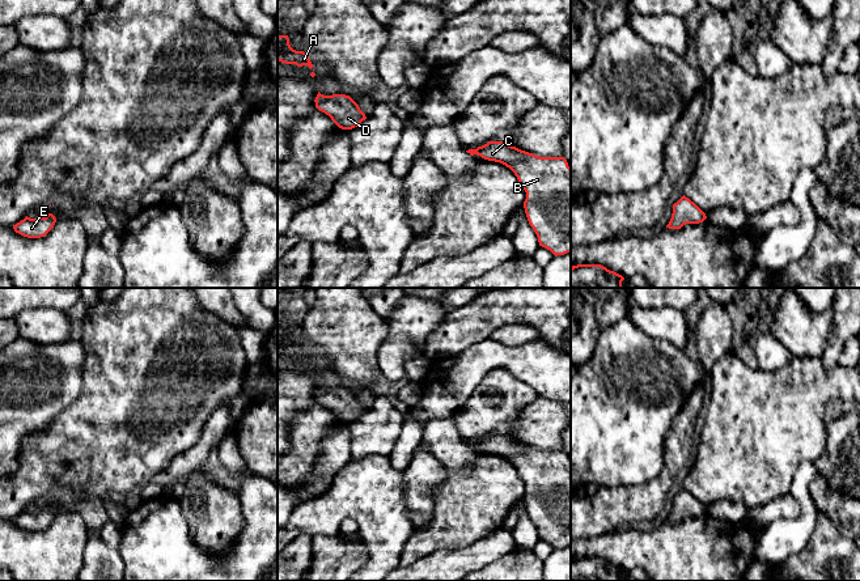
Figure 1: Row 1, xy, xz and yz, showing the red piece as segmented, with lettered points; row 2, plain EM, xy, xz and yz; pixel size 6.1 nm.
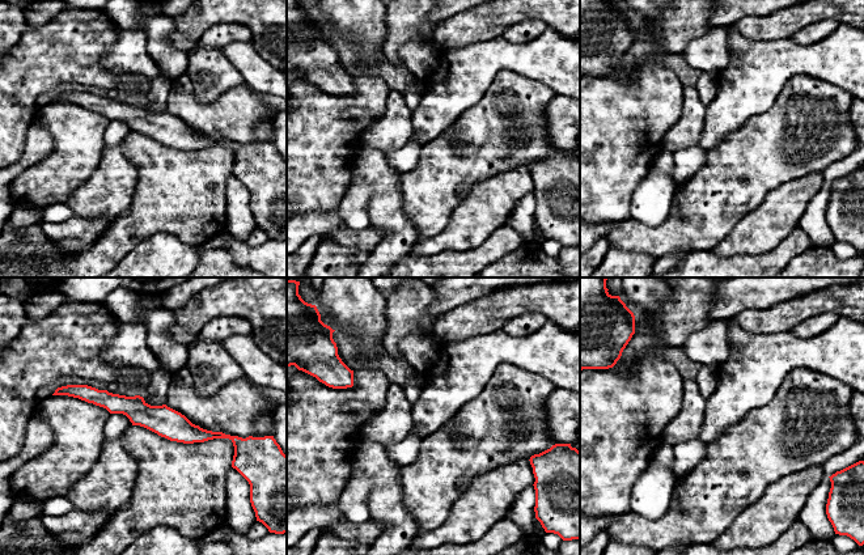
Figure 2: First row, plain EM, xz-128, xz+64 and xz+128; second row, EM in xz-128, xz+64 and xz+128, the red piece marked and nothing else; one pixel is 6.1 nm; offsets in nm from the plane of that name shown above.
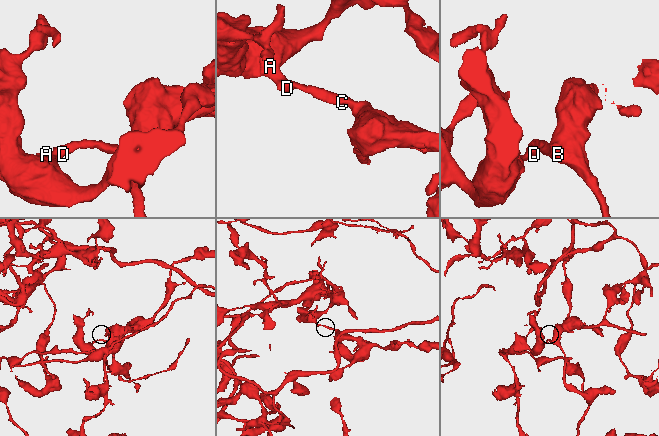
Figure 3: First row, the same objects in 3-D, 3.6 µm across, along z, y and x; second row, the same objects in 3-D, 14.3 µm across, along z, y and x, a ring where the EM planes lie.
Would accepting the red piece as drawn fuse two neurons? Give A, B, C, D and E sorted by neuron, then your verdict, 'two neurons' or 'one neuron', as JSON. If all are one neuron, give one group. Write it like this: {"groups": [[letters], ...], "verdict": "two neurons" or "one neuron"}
{"groups": [["A", "B", "C", "D", "E"]], "verdict": "one neuron"}

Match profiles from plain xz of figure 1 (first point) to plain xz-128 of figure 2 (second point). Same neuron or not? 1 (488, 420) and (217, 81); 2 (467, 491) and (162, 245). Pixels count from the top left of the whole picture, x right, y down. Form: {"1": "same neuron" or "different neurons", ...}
{"1": "same neuron", "2": "different neurons"}

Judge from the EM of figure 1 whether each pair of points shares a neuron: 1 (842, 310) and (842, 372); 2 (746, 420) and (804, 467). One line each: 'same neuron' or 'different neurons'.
1: different neurons
2: different neurons

